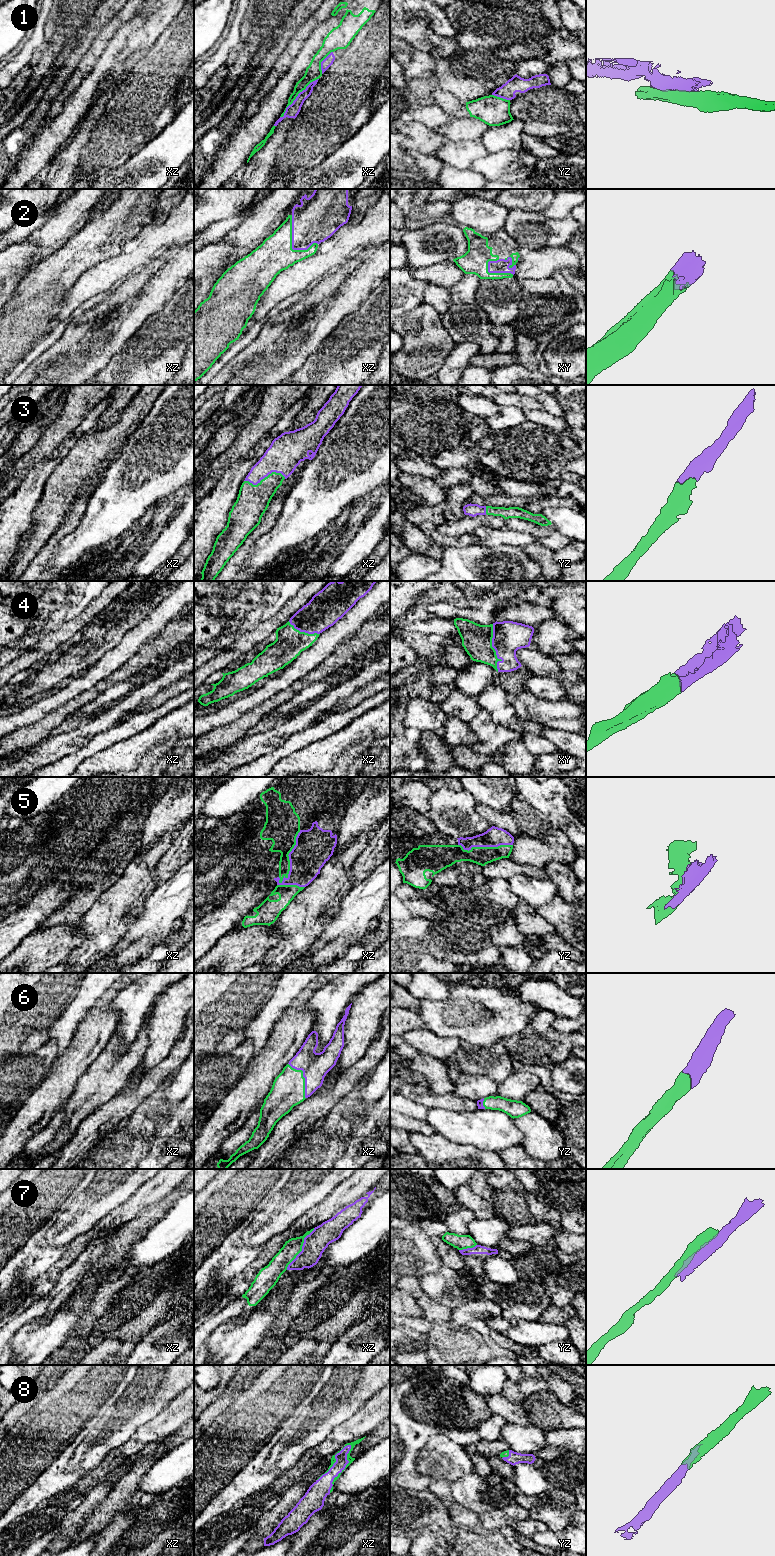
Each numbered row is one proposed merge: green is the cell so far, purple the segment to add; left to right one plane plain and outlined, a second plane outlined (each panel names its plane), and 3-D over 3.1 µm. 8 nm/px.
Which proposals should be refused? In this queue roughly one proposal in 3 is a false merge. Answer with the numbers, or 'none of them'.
1, 7

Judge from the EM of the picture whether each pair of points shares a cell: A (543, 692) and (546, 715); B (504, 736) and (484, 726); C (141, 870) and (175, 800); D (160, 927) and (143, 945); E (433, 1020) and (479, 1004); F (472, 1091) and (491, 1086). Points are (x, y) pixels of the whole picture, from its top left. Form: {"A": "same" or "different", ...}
{"A": "different", "B": "same", "C": "different", "D": "different", "E": "same", "F": "same"}

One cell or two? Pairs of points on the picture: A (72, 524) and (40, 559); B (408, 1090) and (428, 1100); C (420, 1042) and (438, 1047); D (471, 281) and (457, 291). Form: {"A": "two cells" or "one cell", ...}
{"A": "one cell", "B": "one cell", "C": "one cell", "D": "one cell"}

